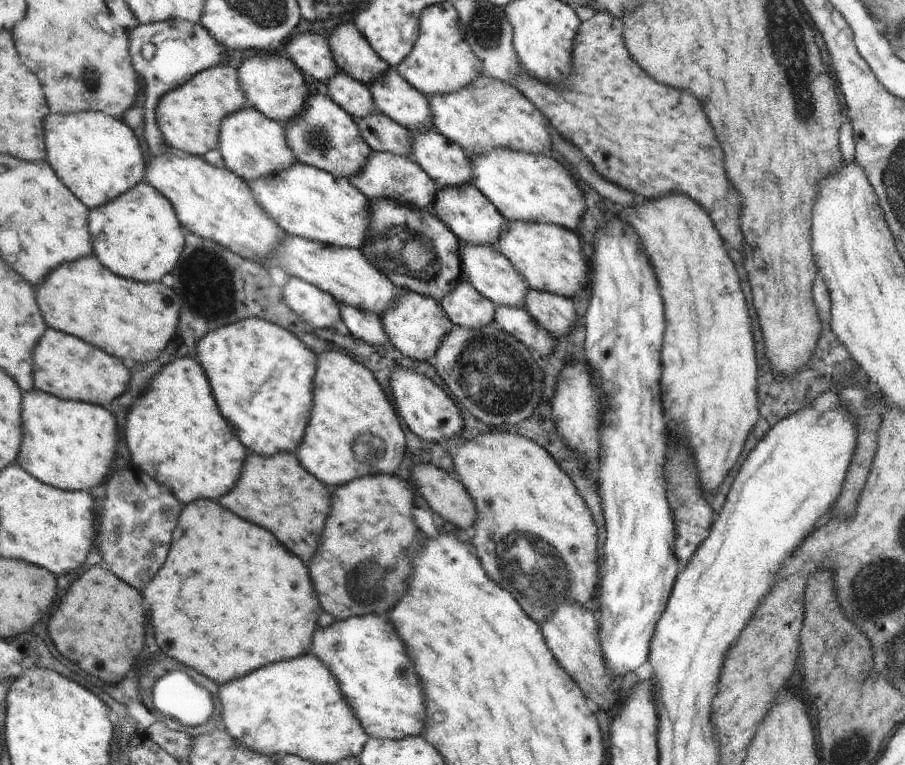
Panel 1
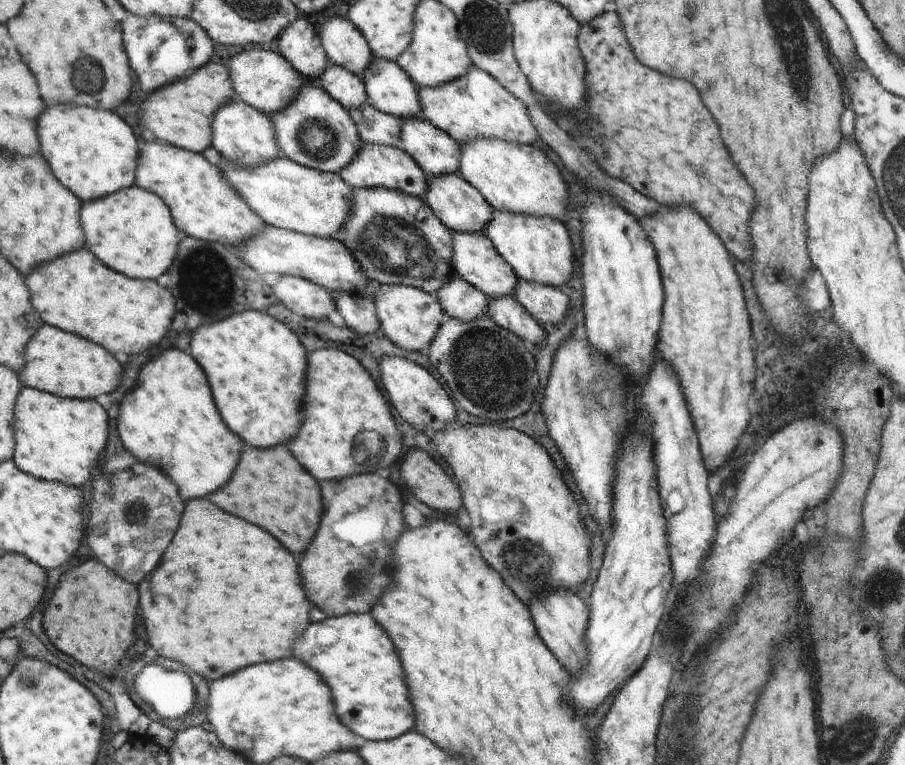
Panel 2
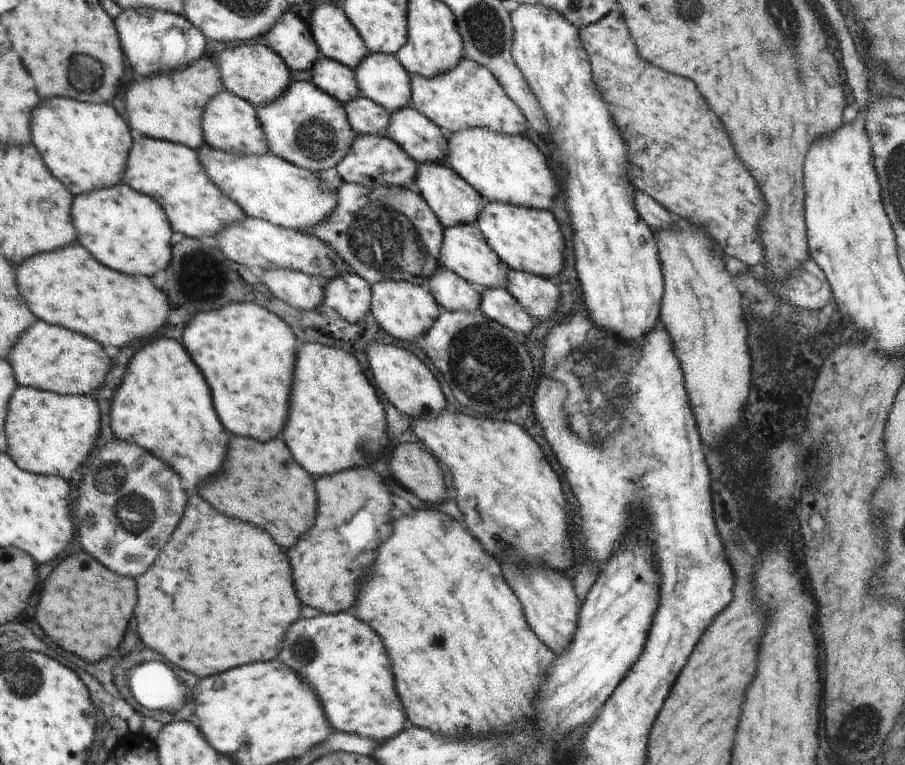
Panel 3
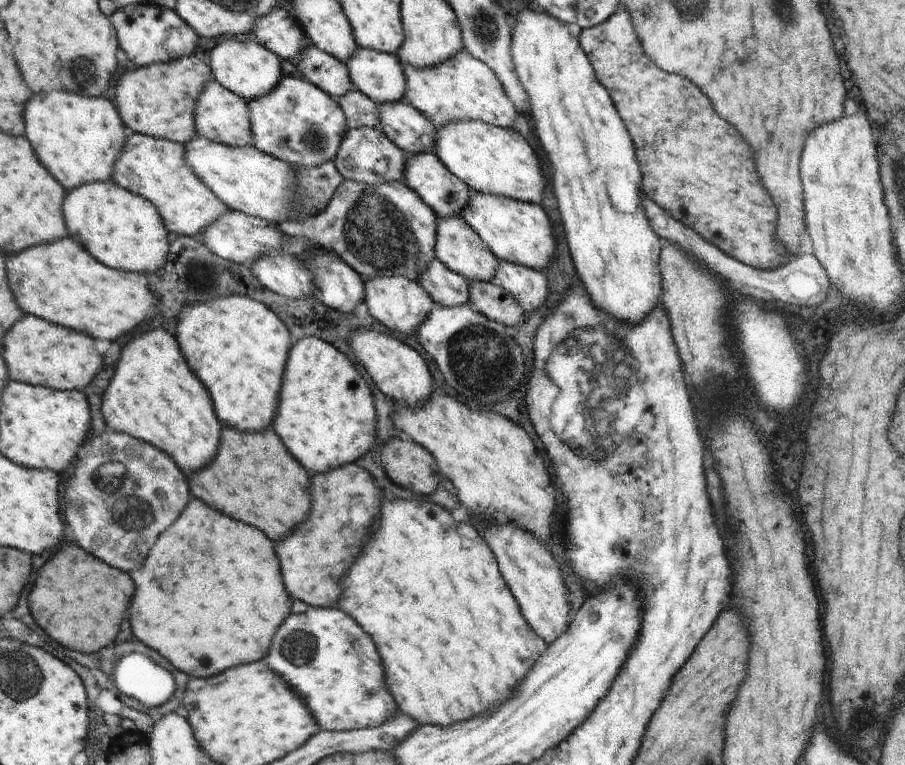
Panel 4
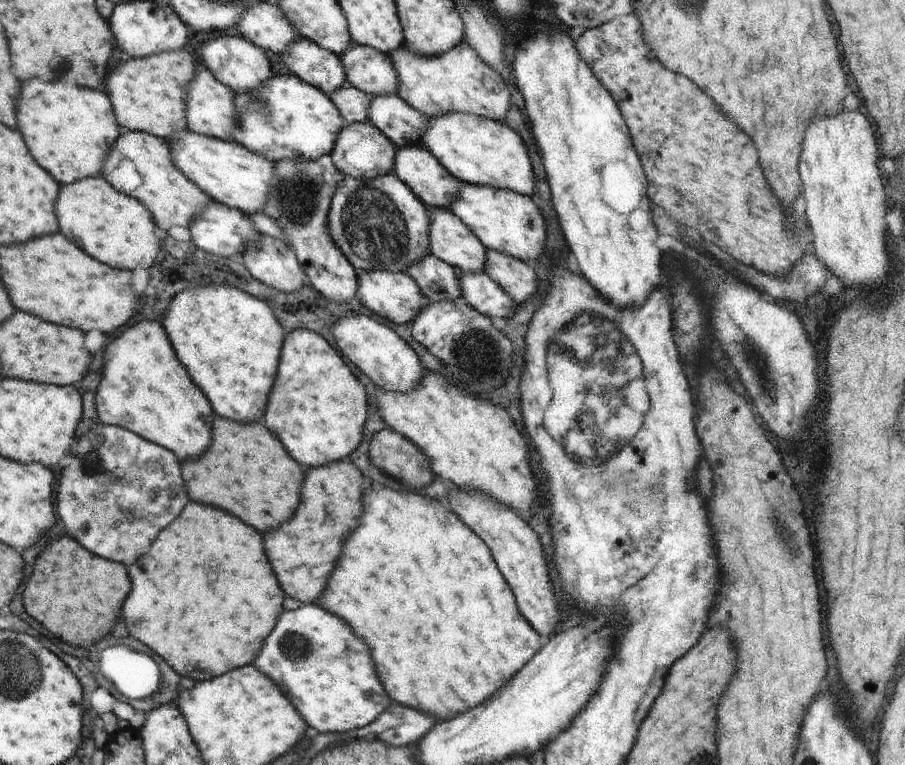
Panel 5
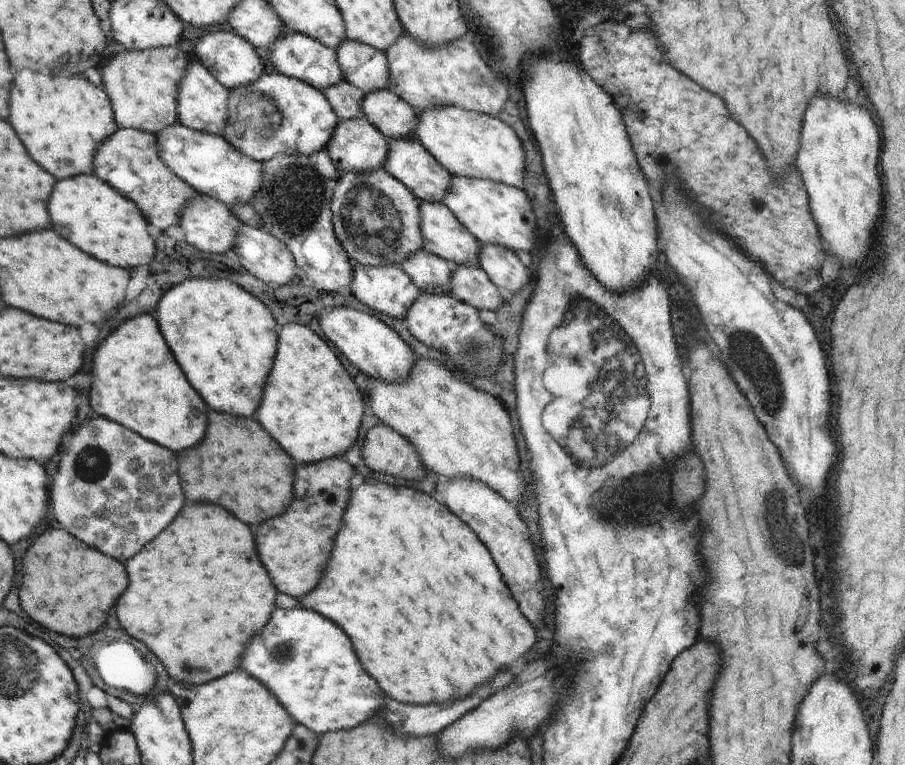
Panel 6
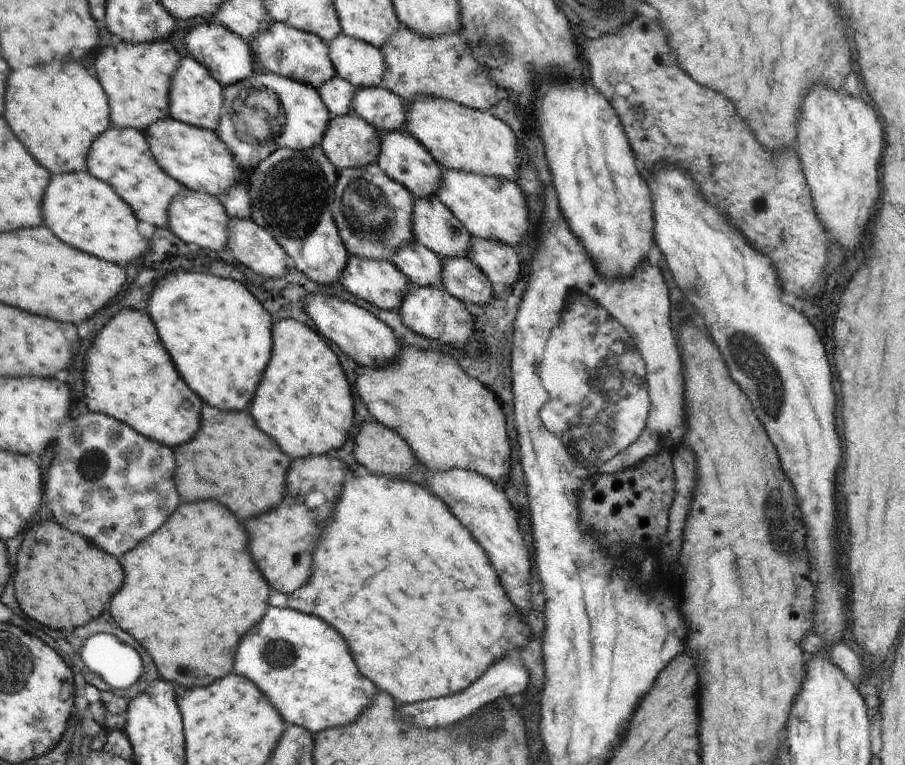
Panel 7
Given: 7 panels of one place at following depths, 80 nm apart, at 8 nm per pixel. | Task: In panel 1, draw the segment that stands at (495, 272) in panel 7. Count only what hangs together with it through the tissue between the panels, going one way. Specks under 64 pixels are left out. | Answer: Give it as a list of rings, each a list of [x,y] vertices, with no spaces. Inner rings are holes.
[[[530,289],[523,308],[542,328],[551,332],[556,341],[578,326],[578,317],[569,298]]]

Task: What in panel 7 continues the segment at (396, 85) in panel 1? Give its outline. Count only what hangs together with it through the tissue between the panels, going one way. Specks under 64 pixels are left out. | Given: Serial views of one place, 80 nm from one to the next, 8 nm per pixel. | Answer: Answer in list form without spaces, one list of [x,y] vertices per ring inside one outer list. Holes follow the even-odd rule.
[[[342,32],[329,42],[328,48],[329,57],[337,72],[336,76],[347,80],[349,84],[353,84],[357,89],[382,86],[385,60],[379,48],[357,38],[346,36]]]

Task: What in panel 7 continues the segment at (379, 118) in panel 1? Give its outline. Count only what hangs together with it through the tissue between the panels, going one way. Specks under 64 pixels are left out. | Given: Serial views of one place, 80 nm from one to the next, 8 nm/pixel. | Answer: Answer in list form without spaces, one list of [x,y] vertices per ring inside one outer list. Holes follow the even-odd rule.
[[[335,76],[317,90],[332,116],[344,116],[352,110],[351,100],[357,88],[342,77]]]

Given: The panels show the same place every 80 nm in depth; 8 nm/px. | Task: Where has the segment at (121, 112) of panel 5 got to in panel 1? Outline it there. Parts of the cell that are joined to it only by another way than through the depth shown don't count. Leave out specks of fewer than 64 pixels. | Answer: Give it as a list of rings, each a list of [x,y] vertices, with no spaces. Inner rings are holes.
[[[216,66],[199,72],[187,83],[168,91],[159,100],[156,109],[157,121],[164,140],[172,150],[194,156],[206,155],[219,148],[219,130],[228,115],[250,107],[244,91],[238,84],[236,68]]]

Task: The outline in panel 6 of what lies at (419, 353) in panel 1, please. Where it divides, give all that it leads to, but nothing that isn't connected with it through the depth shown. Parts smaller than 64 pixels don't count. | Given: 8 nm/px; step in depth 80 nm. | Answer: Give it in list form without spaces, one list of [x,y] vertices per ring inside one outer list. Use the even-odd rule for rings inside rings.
[[[354,260],[350,261],[350,265],[353,270],[350,286],[352,294],[376,312],[402,319],[407,313],[407,309],[412,306],[412,303],[421,293],[419,288],[410,280],[410,277],[396,265],[362,266]]]

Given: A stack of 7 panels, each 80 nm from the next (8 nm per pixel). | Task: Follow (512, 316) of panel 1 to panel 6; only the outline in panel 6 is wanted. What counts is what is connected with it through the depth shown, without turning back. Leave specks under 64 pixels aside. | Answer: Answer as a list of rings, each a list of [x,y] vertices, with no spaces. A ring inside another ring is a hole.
[[[458,265],[453,269],[451,292],[478,311],[495,311],[504,305],[498,287],[479,266]]]

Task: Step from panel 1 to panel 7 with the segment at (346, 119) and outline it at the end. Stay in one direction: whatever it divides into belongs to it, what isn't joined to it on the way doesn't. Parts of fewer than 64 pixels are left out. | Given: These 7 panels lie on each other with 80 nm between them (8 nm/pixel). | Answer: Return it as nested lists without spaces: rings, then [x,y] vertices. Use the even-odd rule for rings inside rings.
[[[259,70],[225,89],[223,118],[216,130],[243,171],[253,170],[279,148],[308,150],[321,144],[332,114],[313,86]]]

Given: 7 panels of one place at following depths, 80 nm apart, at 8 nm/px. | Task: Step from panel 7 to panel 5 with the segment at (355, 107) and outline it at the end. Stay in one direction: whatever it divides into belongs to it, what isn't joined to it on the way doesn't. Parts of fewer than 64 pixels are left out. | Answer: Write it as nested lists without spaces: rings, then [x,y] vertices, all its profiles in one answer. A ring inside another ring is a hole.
[[[398,94],[372,97],[368,111],[368,121],[381,130],[397,149],[408,144],[422,144],[420,139],[429,126],[429,120]]]

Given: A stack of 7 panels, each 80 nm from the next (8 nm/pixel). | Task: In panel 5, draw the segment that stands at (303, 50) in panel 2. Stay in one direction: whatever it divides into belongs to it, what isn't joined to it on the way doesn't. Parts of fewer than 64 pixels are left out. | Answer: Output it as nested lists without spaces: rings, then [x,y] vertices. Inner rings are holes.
[[[268,2],[250,7],[241,16],[236,27],[244,38],[265,51],[272,50],[279,56],[287,52],[299,35],[294,32],[281,8]]]

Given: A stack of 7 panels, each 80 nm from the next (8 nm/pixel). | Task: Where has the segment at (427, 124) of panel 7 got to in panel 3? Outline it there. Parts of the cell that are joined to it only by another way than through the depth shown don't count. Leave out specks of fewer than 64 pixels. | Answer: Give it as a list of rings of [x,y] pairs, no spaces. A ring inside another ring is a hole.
[[[474,127],[473,129],[447,134],[447,138],[449,147],[446,164],[472,188],[475,188],[488,202],[506,203],[527,209],[544,209],[545,211],[550,211],[554,206],[554,198],[559,193],[559,179],[556,180],[556,176],[546,165],[544,154],[527,137],[508,136]]]

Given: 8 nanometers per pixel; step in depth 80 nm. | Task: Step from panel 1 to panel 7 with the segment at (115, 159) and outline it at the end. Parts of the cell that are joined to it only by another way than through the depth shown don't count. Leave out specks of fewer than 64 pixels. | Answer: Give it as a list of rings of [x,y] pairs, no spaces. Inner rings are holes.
[[[70,62],[70,64],[66,64],[64,68],[60,68],[60,70],[58,70],[54,64],[48,66],[48,68],[44,68],[44,66],[22,66],[20,70],[14,70],[12,76],[10,76],[10,80],[8,80],[8,108],[6,108],[4,117],[10,125],[12,132],[19,137],[19,140],[28,148],[28,152],[30,152],[31,155],[35,157],[35,160],[43,165],[48,172],[56,175],[76,171],[86,173],[88,172],[87,156],[90,154],[91,144],[94,143],[94,140],[96,140],[98,136],[103,134],[103,131],[108,130],[108,126],[110,126],[111,110],[108,110],[109,100],[106,100],[106,95],[107,93],[104,92],[103,85],[98,82],[97,78],[92,78],[88,71],[80,66],[80,62],[78,62],[78,64],[76,64],[76,62]]]

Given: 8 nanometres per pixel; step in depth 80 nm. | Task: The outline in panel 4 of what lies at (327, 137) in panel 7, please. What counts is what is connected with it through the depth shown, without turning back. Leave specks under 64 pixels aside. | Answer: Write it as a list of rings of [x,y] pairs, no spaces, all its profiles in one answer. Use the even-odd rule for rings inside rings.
[[[360,127],[347,130],[333,163],[342,178],[372,186],[388,181],[405,182],[407,158],[408,154],[399,149],[382,130]]]

